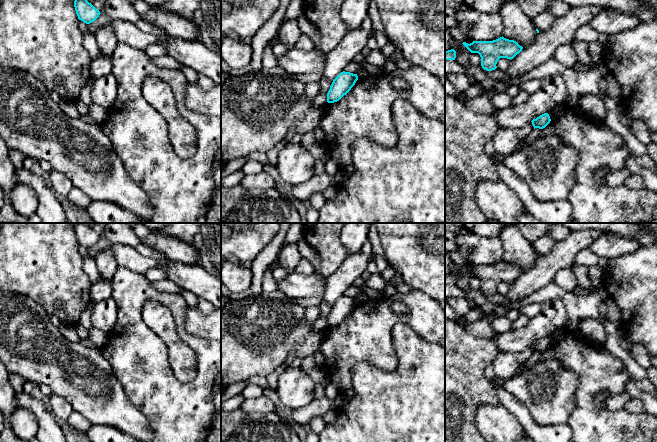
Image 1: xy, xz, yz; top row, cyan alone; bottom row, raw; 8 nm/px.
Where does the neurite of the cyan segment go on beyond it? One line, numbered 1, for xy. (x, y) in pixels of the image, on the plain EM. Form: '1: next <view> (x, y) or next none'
1: next none

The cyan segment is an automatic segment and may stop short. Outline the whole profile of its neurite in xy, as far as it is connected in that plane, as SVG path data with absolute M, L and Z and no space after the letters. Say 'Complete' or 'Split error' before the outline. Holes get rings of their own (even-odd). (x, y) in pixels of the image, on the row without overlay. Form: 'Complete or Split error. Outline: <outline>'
Complete. Outline: M75 223L74 231L78 243L86 248L94 246L101 238L87 223Z

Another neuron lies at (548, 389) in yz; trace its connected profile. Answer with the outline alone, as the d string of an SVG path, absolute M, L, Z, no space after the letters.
M538 360L535 365L519 376L509 379L504 388L520 399L539 425L566 424L577 405L576 393L579 377L567 370L558 360Z

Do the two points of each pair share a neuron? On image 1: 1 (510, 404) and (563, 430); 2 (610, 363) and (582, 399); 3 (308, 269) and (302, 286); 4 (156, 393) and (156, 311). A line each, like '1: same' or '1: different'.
1: same
2: same
3: different
4: different

